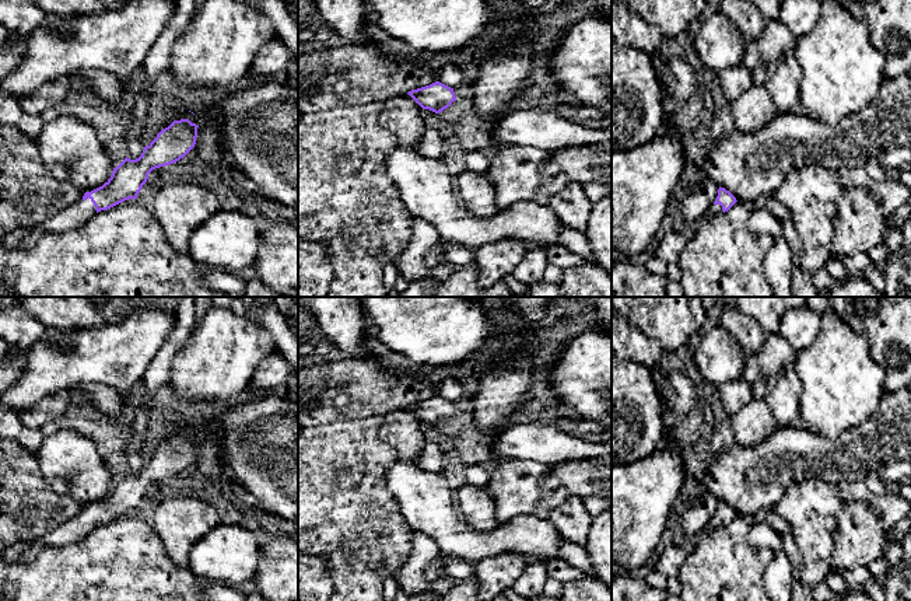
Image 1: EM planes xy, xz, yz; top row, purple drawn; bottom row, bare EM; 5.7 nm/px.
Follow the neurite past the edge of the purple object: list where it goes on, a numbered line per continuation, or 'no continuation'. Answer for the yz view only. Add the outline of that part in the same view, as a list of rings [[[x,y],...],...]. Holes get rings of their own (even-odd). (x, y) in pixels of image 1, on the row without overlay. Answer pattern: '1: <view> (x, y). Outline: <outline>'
1: yz (714, 524). Outline: [[[712,518],[707,527],[704,528],[704,531],[698,535],[698,538],[707,537],[709,534],[712,534],[714,531],[716,531],[718,528],[723,527],[722,525],[722,520],[721,518]]]

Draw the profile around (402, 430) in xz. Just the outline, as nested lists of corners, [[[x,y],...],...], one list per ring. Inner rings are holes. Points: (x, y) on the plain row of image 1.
[[[409,408],[388,412],[378,436],[400,461],[417,465],[421,450],[430,441],[423,433],[423,422]]]

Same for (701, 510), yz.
[[[702,490],[690,506],[684,510],[682,518],[682,530],[686,537],[700,535],[707,524],[714,518],[719,500]]]

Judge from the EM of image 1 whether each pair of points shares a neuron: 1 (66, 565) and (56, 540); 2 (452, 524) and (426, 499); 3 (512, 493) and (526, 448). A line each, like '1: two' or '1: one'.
1: two
2: one
3: two

